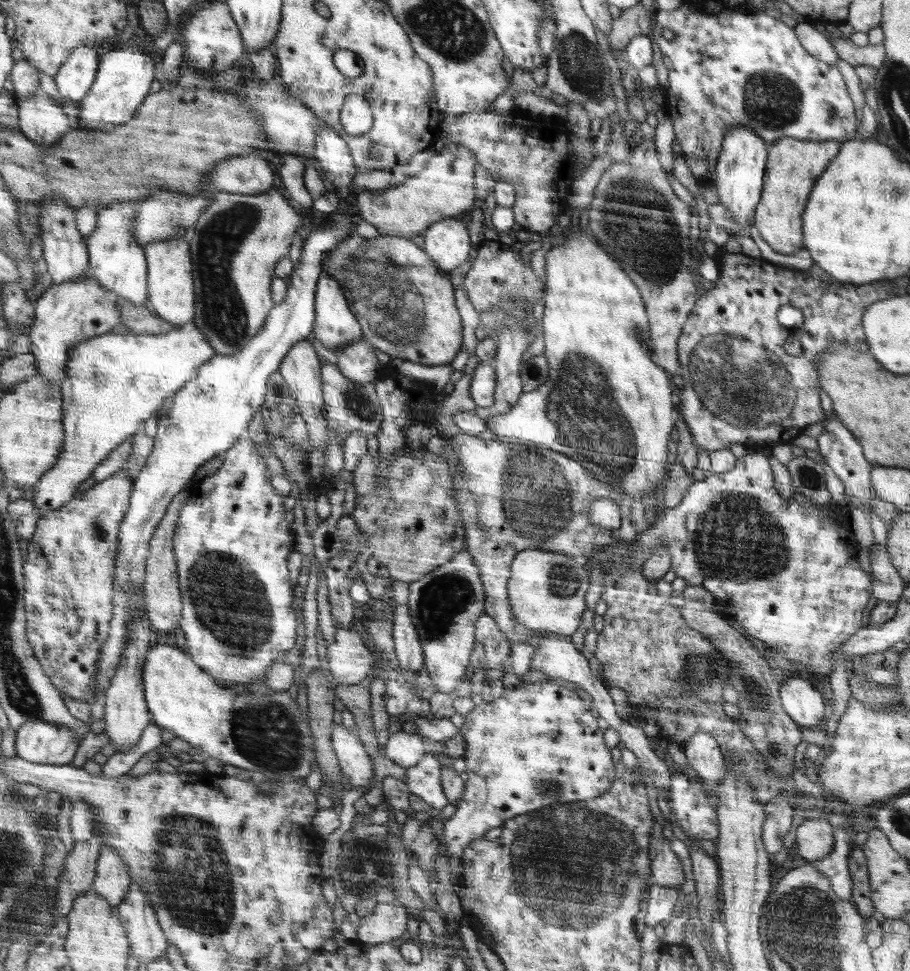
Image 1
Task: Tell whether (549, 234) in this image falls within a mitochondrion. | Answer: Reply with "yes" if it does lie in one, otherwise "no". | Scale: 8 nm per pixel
no

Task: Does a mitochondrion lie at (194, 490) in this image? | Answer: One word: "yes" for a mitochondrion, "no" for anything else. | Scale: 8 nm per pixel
no

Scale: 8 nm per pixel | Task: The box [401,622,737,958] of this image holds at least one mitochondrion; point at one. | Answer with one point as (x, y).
(553, 884)

